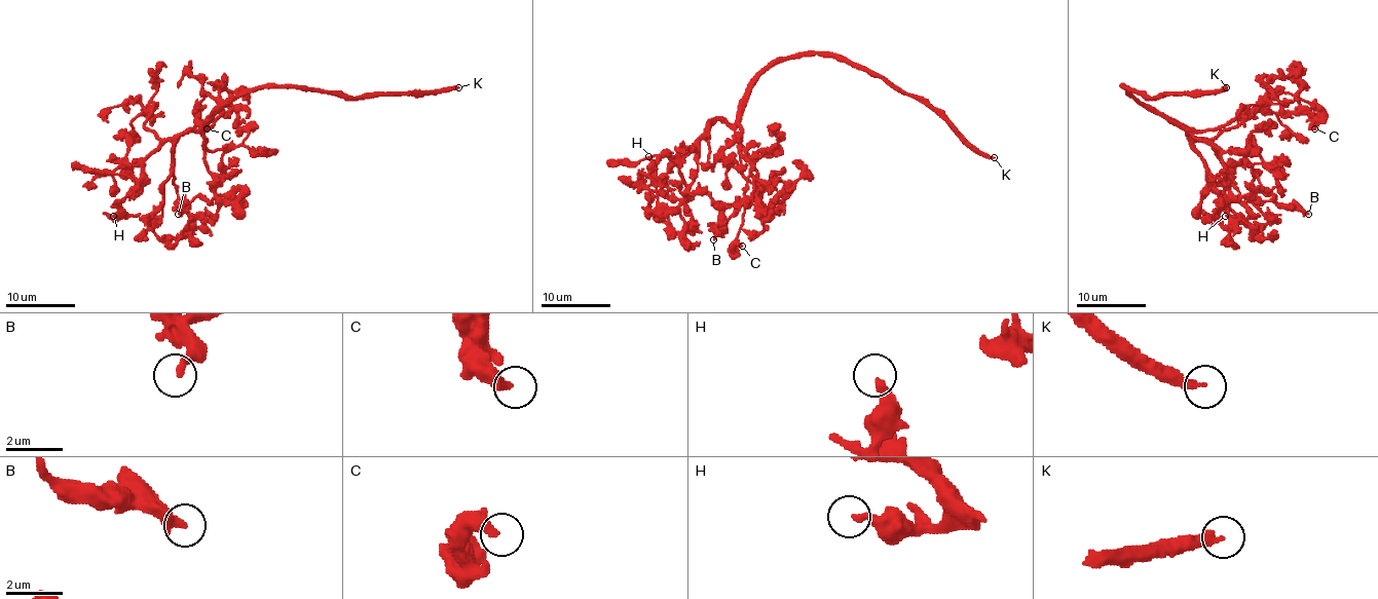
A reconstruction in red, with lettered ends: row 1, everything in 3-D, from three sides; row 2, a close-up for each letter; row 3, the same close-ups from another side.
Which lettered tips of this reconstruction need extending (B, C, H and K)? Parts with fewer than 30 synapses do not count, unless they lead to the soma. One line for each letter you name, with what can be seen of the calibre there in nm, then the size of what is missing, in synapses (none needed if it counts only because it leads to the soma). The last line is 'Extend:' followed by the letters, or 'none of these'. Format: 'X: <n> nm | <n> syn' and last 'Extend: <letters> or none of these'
K: 300 nm | 100 syn
Extend: K

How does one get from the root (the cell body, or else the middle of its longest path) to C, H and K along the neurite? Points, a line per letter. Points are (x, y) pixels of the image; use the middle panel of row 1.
C: (764, 73), (736, 126), (736, 141), (756, 172), (756, 191), (744, 202), (734, 250), (742, 246)
H: (764, 73), (734, 123), (718, 119), (678, 156), (665, 156), (656, 166), (654, 179), (648, 175), (648, 156)
K: (764, 73), (777, 63), (804, 55), (843, 55), (885, 76), (902, 90), (925, 99), (973, 146), (994, 157)

